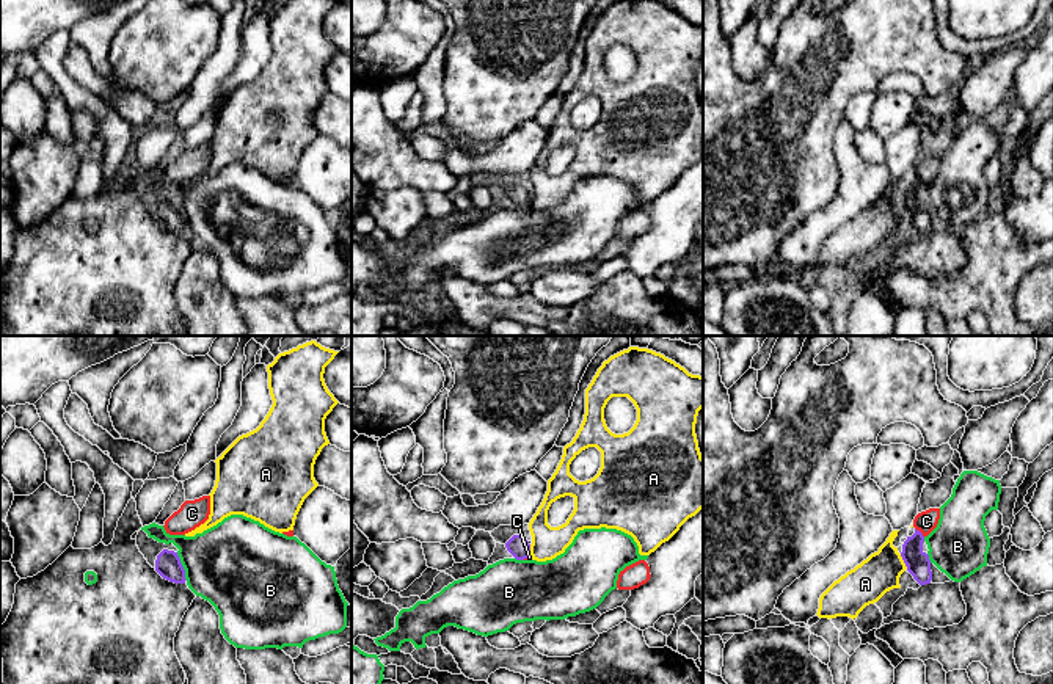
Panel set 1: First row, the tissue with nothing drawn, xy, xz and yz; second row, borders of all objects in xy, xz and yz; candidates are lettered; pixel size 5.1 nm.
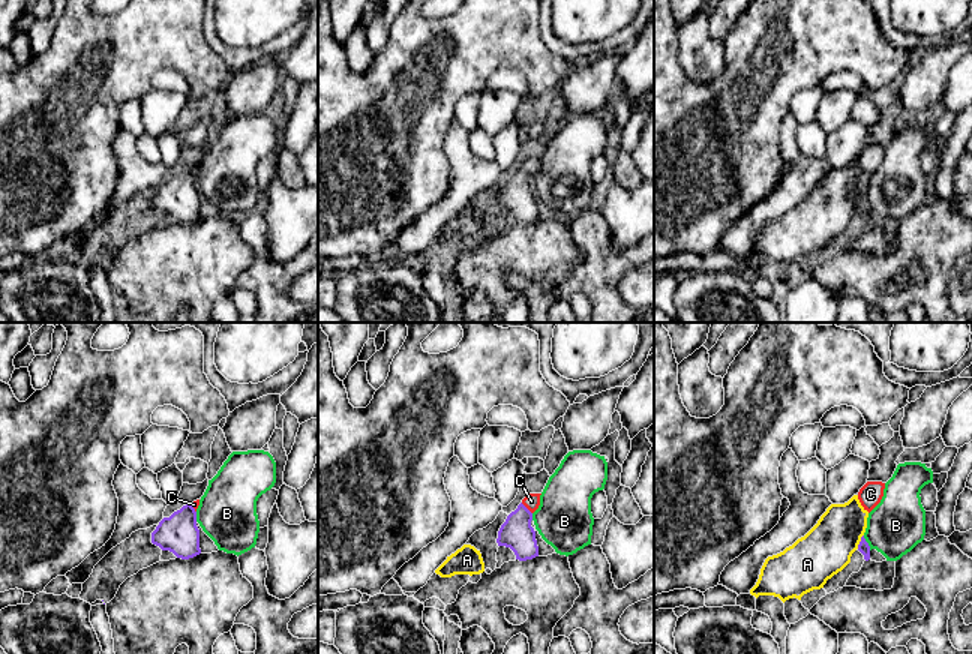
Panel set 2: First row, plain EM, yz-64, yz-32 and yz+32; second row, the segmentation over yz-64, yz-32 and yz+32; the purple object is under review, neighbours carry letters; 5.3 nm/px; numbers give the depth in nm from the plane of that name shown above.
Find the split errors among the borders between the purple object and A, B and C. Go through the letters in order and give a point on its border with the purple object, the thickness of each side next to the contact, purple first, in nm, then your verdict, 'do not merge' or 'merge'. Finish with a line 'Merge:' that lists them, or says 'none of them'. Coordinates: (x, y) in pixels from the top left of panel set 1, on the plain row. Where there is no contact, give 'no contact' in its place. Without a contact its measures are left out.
A: contact yz (904, 211); calibres 120 and 200 nm; do not merge
B: contact xy (182, 215); calibres 130 and 440 nm; do not merge
C: contact yz (920, 181); calibres 120 and 110 nm; merge
Merge: C

